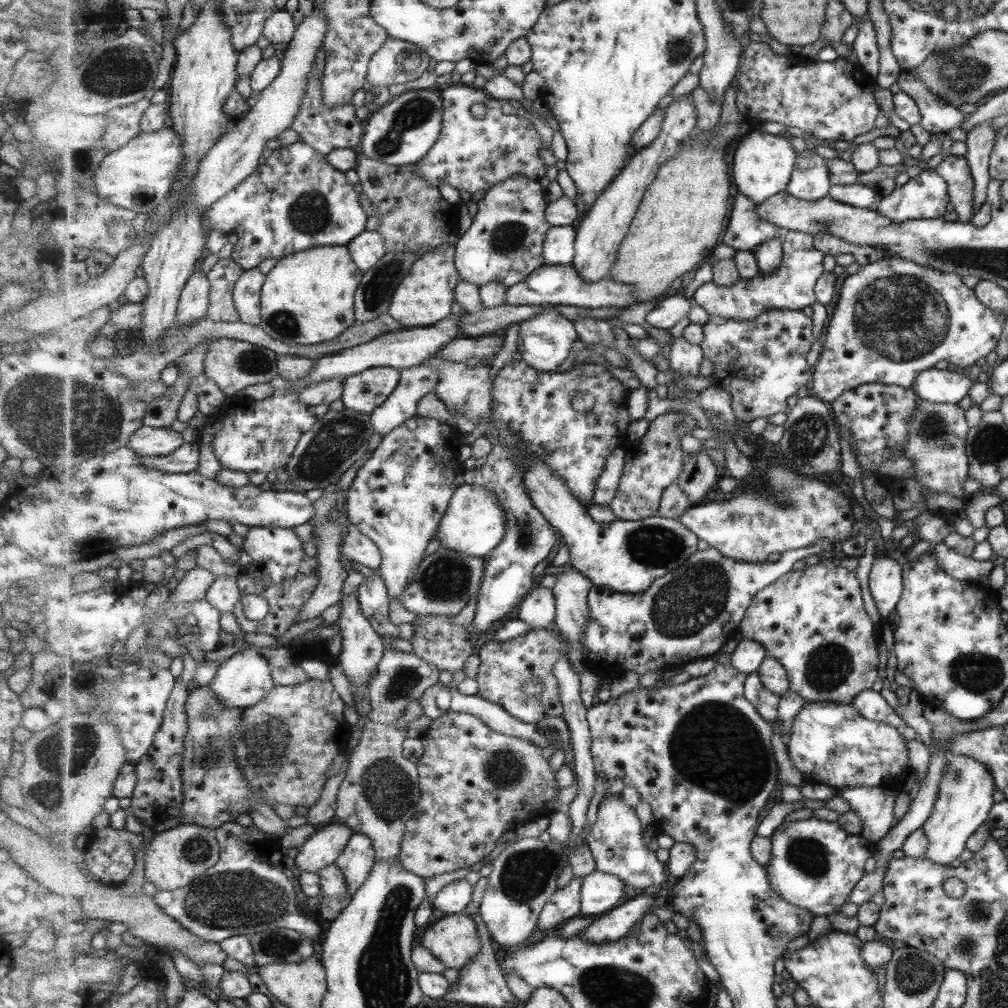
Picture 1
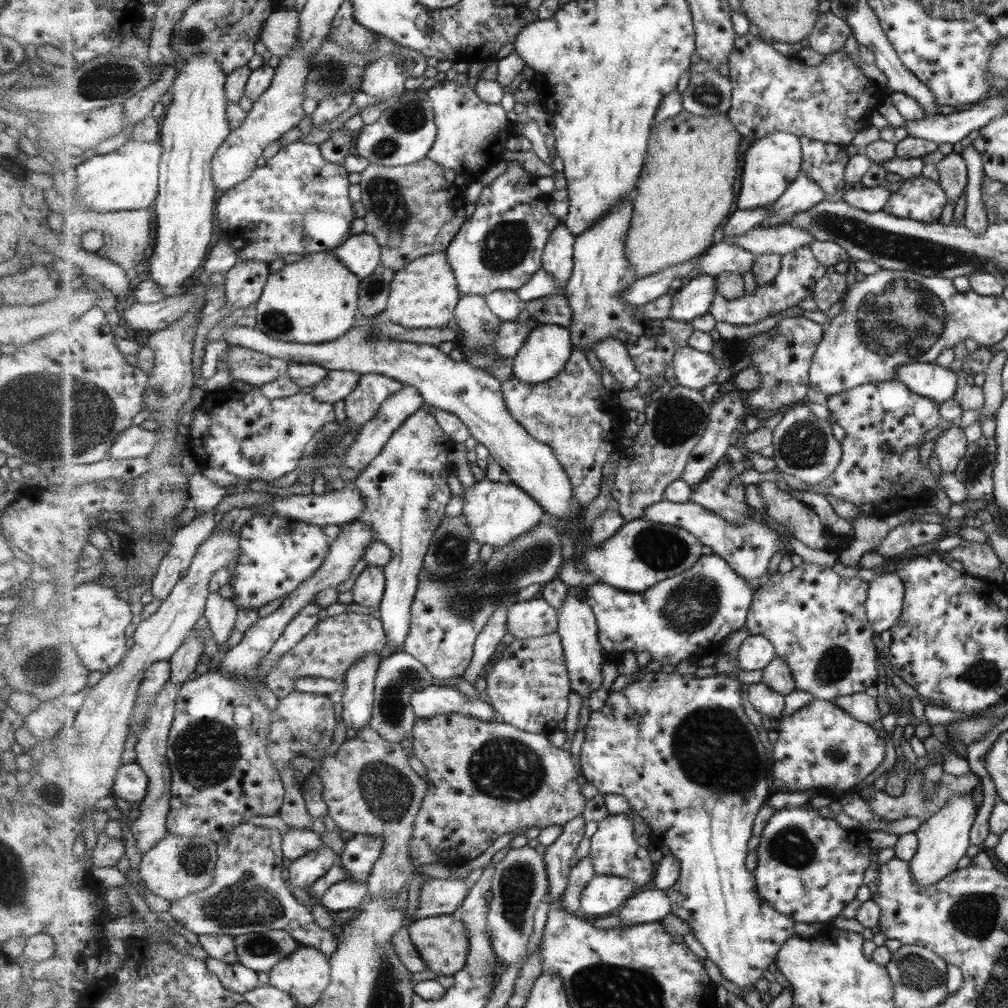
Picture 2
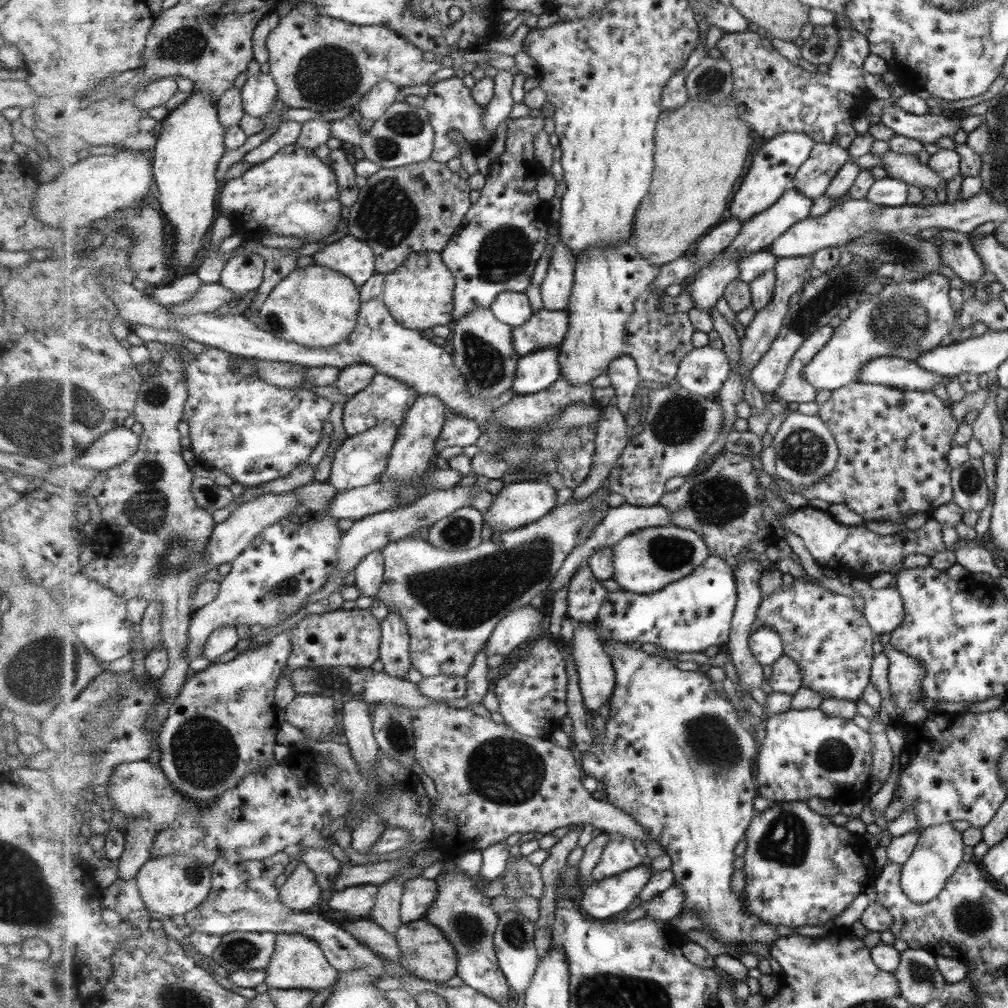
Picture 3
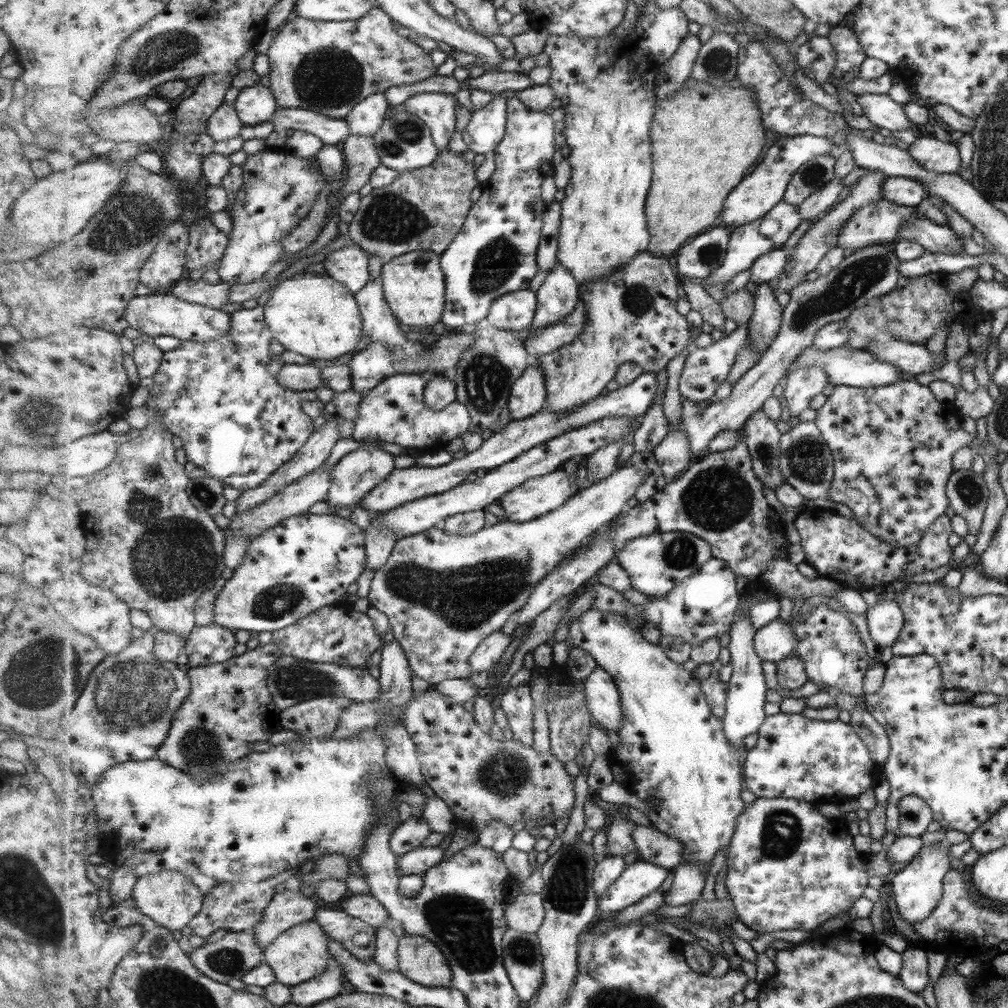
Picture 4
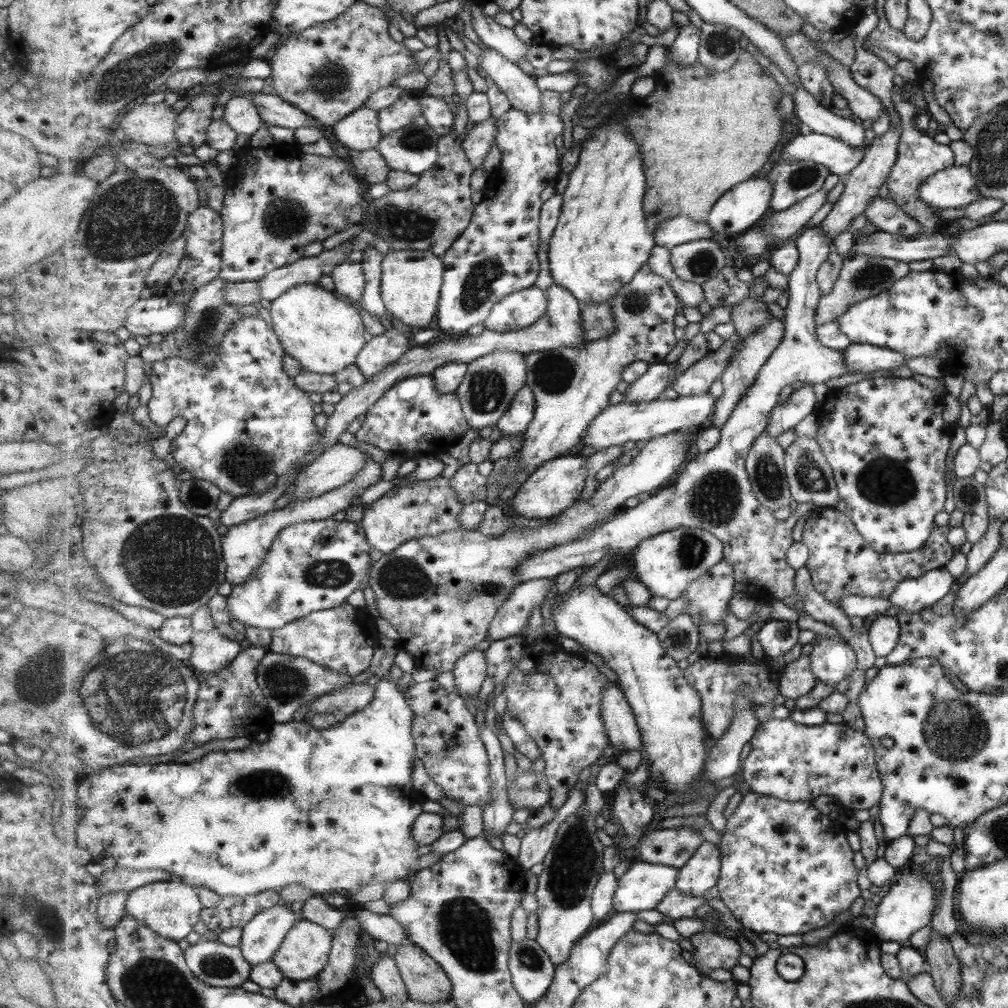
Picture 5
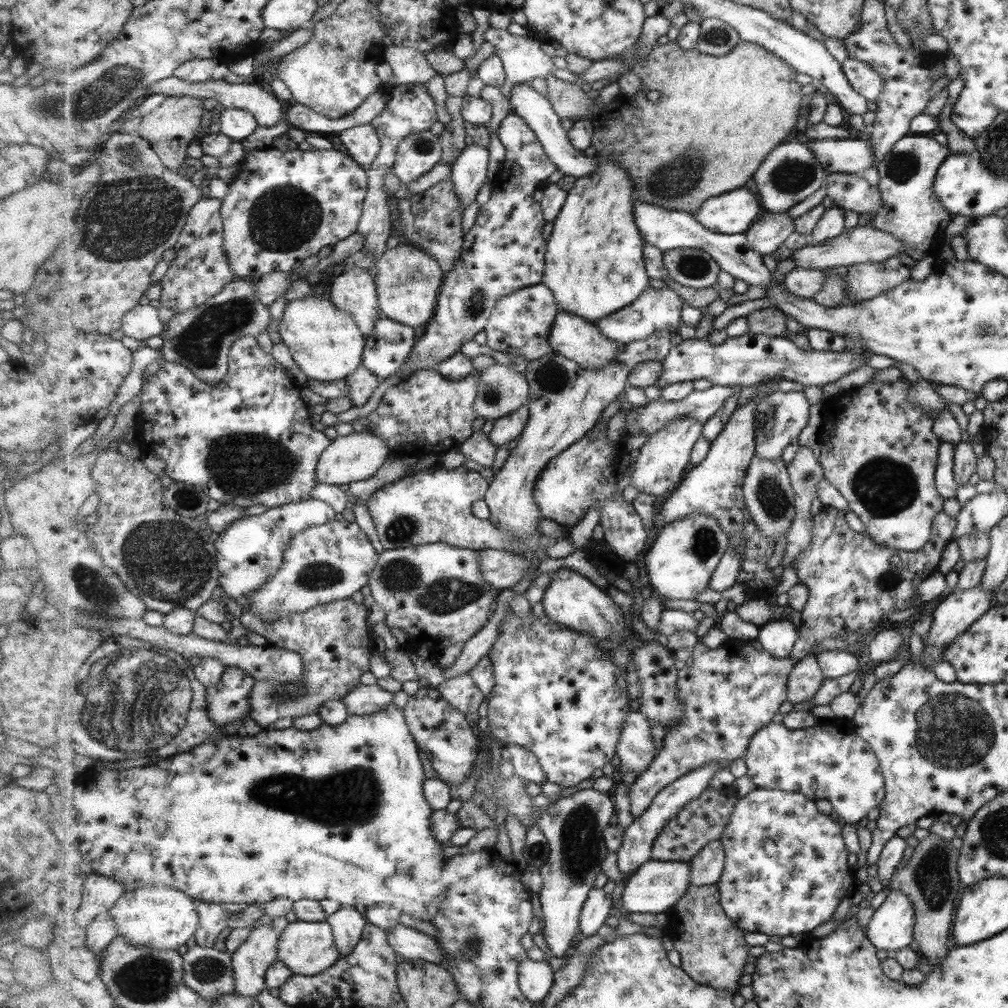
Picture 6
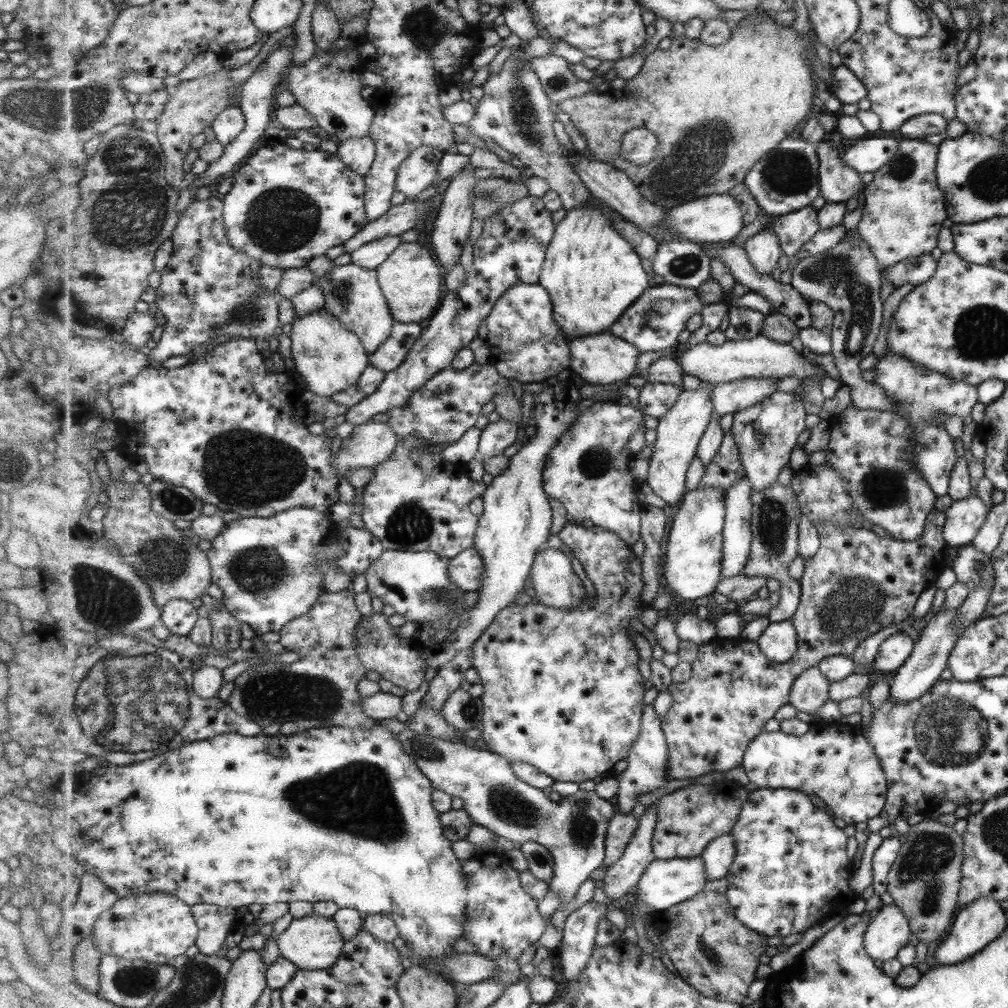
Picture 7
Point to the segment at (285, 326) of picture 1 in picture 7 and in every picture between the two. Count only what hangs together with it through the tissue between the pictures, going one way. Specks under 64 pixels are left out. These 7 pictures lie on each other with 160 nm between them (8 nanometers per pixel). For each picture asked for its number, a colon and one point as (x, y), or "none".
2: (313, 299)
3: (318, 307)
4: (313, 314)
5: (324, 334)
6: (325, 342)
7: (330, 358)

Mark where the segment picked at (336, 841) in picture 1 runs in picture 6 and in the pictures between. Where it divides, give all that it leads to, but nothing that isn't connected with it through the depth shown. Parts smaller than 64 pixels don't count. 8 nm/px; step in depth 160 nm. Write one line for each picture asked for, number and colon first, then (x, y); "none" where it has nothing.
2: (304, 873)
3: (301, 891)
4: (287, 909)
5: (264, 934)
6: (251, 962)

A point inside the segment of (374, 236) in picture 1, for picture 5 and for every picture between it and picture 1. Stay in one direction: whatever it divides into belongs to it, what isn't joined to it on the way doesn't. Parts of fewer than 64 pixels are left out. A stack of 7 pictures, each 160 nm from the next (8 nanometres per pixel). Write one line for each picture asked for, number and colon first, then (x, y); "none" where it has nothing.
2: (362, 254)
3: (350, 256)
4: (350, 265)
5: (349, 278)

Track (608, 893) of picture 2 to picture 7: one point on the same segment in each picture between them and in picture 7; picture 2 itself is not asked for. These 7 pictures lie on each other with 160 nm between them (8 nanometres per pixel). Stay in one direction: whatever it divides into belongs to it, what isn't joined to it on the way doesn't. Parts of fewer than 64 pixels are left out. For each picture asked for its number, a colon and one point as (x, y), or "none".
3: (609, 897)
4: (640, 879)
5: (643, 886)
6: (657, 886)
7: (666, 883)

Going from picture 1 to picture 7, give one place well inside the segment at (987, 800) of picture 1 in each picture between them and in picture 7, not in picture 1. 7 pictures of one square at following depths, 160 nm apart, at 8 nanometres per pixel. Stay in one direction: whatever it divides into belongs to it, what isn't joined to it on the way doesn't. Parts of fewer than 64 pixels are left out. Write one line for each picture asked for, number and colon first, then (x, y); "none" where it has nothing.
2: (942, 838)
3: (937, 853)
4: (916, 889)
5: (907, 906)
6: (890, 928)
7: (888, 930)

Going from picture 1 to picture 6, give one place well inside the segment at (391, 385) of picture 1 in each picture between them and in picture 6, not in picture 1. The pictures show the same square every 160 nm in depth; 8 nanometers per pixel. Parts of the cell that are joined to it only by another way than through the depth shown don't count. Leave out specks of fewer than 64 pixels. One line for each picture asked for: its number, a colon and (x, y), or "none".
2: (361, 406)
3: (388, 399)
4: (395, 411)
5: (413, 416)
6: (426, 413)

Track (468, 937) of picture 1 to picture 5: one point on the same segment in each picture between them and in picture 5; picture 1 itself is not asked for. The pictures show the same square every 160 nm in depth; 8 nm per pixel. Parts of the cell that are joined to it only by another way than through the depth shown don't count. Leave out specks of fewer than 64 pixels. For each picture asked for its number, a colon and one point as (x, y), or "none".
2: (442, 940)
3: (425, 951)
4: (421, 960)
5: (426, 981)

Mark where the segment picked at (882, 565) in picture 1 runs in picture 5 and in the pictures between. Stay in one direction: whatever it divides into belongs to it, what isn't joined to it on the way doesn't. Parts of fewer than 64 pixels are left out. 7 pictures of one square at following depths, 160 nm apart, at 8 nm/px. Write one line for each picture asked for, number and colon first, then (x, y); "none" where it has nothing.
2: (885, 593)
3: (883, 608)
4: (884, 620)
5: (883, 633)

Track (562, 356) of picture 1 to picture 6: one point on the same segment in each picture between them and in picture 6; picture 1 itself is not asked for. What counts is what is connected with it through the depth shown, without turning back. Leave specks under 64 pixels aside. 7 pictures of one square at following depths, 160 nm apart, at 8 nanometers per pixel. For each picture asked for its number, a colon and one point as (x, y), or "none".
2: (546, 353)
3: (539, 371)
4: (529, 394)
5: (516, 420)
6: (508, 429)

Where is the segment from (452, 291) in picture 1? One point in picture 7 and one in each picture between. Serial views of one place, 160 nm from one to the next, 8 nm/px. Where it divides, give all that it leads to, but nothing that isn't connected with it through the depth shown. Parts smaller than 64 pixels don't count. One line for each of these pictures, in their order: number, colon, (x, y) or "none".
2: (425, 294)
3: (420, 293)
4: (414, 283)
5: (412, 280)
6: (409, 280)
7: (413, 281)

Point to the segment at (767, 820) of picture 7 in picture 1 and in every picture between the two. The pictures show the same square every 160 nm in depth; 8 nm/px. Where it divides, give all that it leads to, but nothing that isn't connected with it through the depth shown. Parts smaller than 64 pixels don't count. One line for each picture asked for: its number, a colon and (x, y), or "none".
1: (816, 865)
2: (810, 869)
3: (801, 869)
4: (788, 867)
5: (787, 868)
6: (786, 872)

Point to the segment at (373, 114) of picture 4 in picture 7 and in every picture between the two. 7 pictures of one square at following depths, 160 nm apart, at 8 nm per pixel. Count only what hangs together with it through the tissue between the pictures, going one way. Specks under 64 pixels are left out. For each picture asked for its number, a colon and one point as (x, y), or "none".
5: (361, 130)
6: (363, 143)
7: (359, 154)

